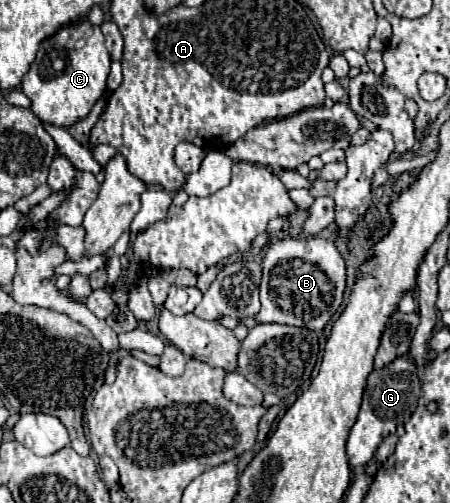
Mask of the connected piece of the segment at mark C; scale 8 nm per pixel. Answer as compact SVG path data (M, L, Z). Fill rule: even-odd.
M88 21L80 25L68 25L54 37L42 41L34 63L22 79L22 93L32 101L32 113L54 127L72 127L80 119L88 117L94 103L106 91L106 77L110 71L110 53L104 45L100 27ZM88 29L92 29L90 35Z

